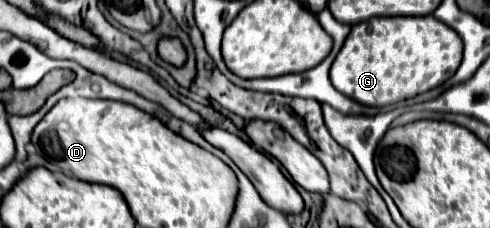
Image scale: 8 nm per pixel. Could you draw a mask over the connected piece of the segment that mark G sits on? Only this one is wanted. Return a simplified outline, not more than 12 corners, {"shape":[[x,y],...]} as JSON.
{"shape":[[434,16],[352,26],[332,86],[388,106],[446,82],[462,40]]}

